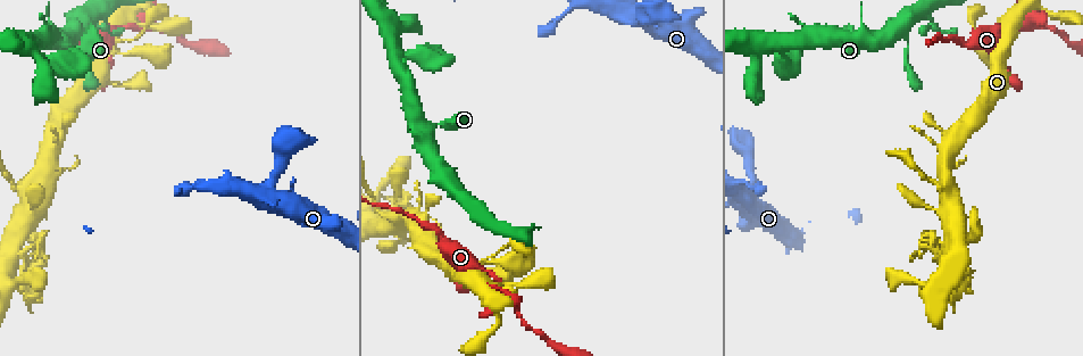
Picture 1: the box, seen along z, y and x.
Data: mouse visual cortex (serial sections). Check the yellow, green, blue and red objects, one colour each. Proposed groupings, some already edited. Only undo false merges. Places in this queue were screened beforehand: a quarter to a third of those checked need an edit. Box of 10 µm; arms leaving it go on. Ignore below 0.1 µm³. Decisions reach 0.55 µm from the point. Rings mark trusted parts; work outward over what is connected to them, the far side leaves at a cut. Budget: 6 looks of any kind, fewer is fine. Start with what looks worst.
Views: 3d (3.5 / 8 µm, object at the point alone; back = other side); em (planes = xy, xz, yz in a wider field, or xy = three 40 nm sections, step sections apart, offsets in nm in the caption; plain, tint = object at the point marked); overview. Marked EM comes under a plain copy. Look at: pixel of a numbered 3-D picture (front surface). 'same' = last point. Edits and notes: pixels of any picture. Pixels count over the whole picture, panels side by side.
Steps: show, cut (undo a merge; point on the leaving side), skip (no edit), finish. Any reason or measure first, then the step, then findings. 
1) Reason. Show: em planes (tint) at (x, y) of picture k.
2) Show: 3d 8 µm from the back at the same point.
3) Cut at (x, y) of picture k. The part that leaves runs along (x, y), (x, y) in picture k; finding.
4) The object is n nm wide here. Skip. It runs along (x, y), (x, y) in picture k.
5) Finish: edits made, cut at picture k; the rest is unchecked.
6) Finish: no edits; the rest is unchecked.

Three-way junction. Show: 3d 8 µm at (1028, 25) of picture 1.

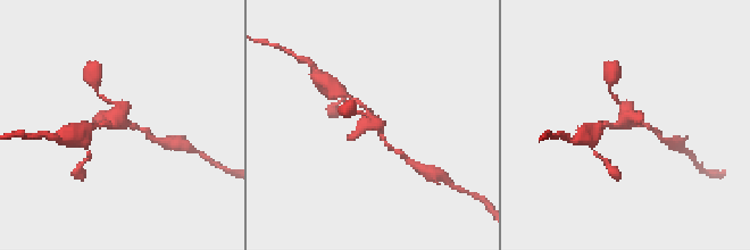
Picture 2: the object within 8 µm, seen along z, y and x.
Closer look. Show: 3d 3.5 µm at the same point.

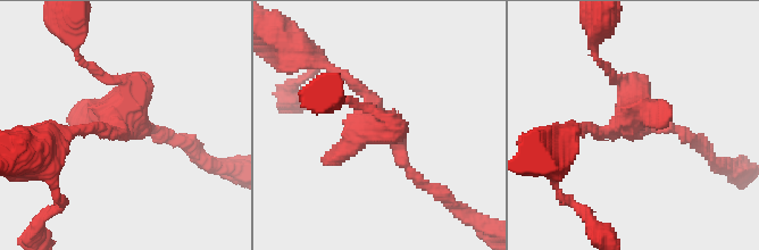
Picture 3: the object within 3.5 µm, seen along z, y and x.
Show: em xy step 1 (tint) at (629, 120) of picture 3.

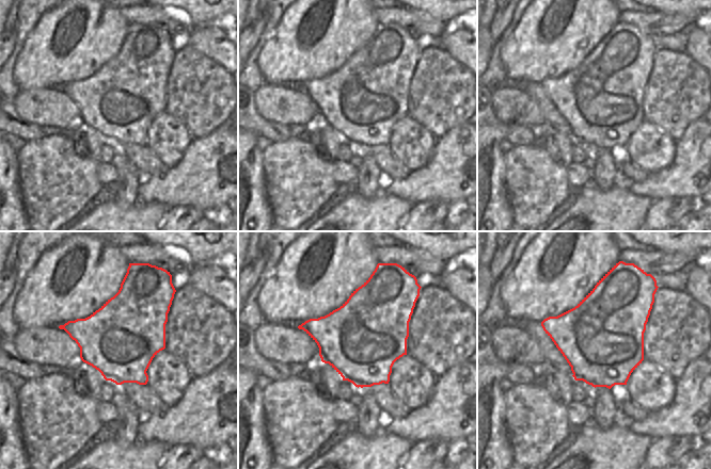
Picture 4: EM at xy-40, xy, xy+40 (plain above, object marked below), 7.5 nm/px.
Skip. It runs along (333, 71), (375, 102), (375, 121), (420, 181) in picture 3; one cell here.

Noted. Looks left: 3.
Small branch off a trunk. Show: 3d 8 µm at (947, 188) of picture 1.

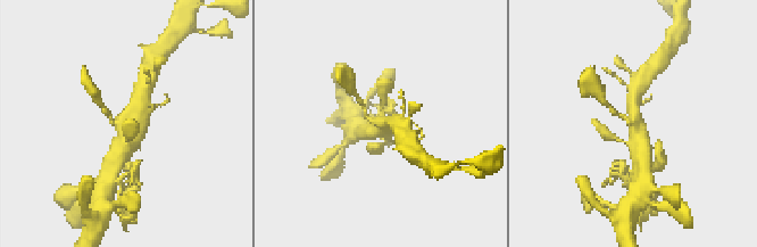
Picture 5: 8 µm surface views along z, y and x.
Closer look. Show: 3d 3.5 µm at the same point.

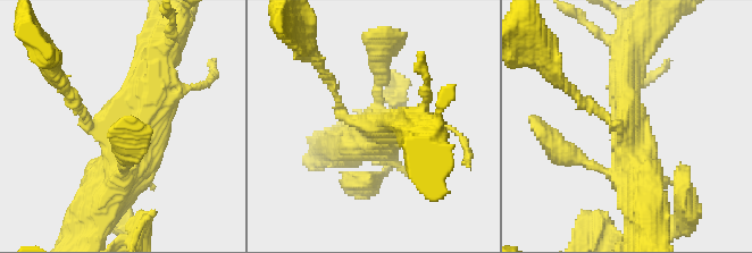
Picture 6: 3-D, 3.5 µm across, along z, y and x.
Show: em xy step 1 (tint) at (108, 124) of picture 6.

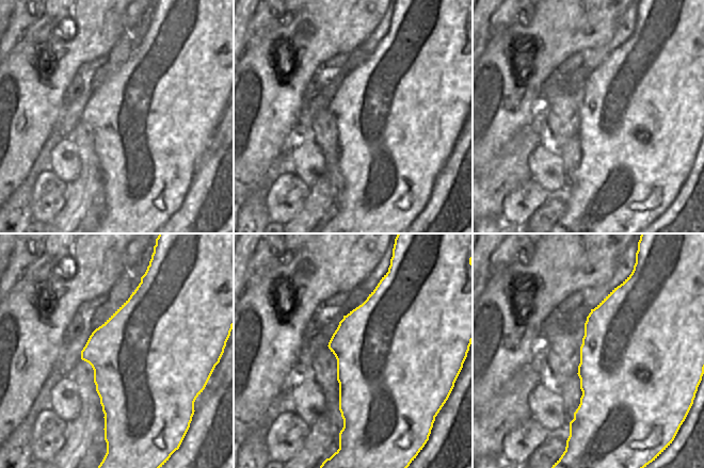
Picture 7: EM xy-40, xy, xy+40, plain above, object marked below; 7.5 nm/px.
The object is 750 nm wide here. Skip. It runs along (148, 95), (133, 155), (84, 225) in picture 6; continuous, no second cell.

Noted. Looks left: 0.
Finish: no edits; the rest is unchecked.

